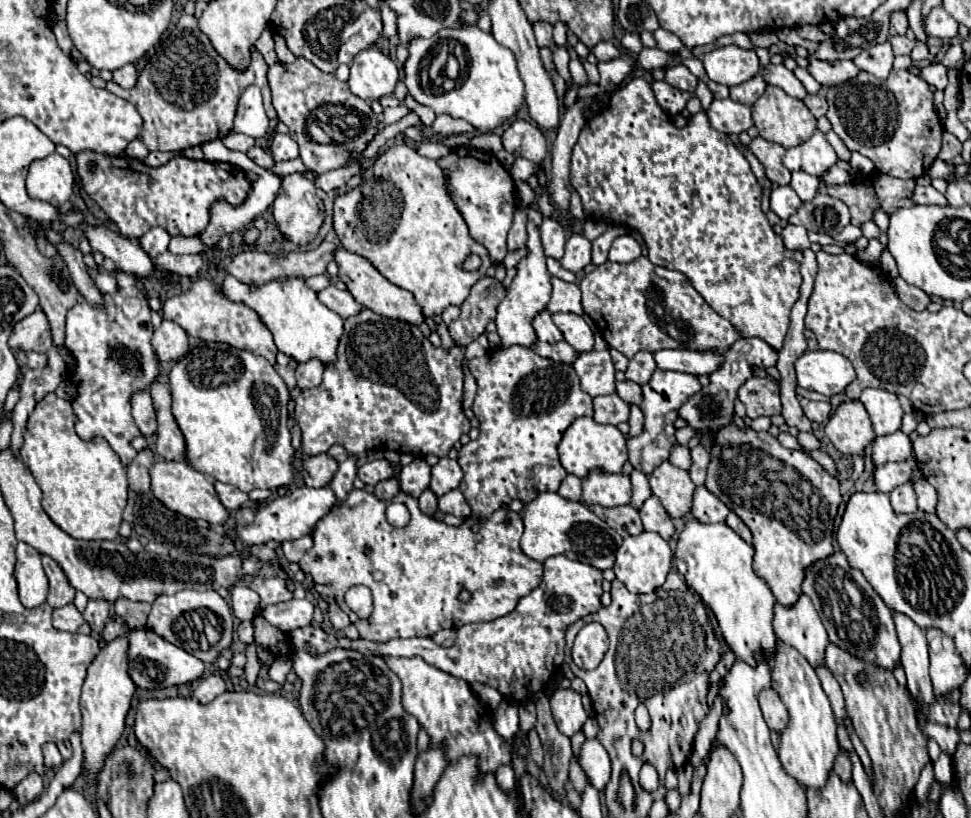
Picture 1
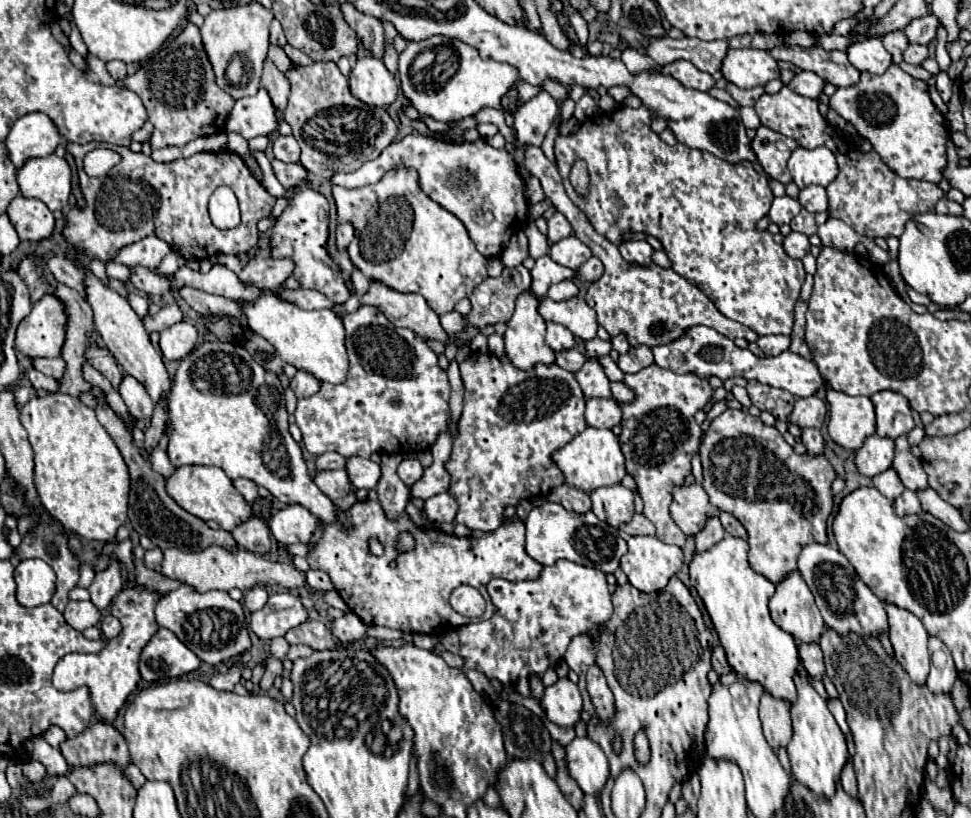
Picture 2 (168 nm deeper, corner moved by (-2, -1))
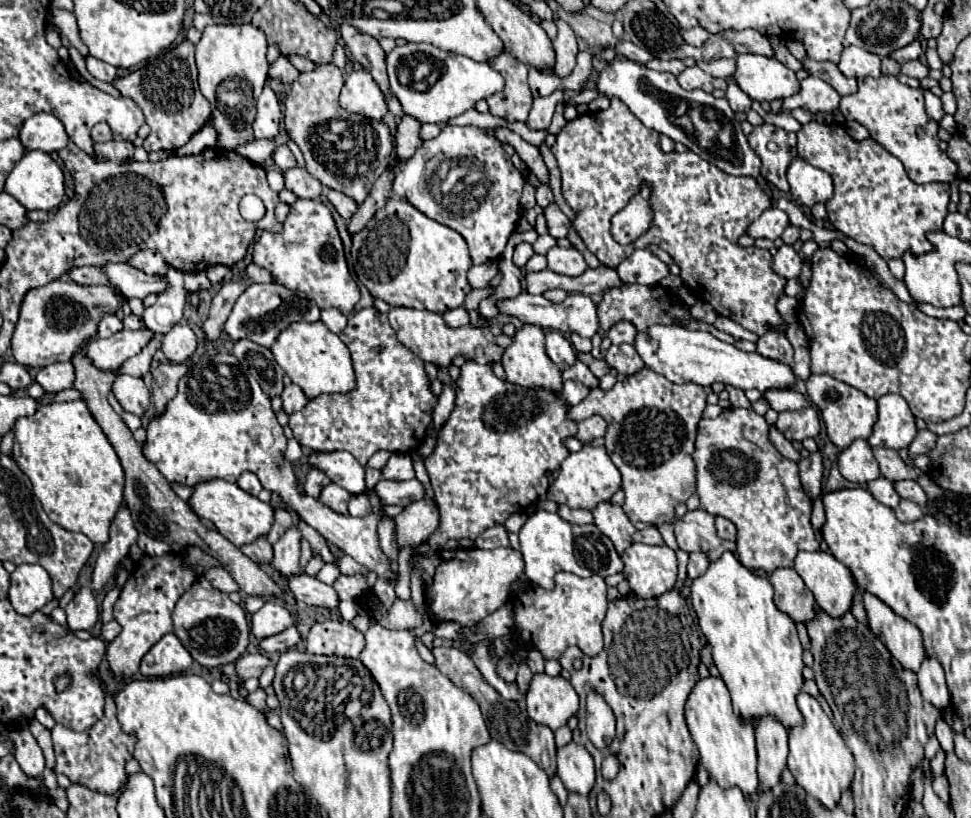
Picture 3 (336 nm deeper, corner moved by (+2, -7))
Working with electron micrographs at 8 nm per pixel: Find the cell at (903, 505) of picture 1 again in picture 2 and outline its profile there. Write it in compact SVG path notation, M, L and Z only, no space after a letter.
M905 489L903 495L895 499L895 511L897 511L899 517L917 515L921 511L921 503L919 503L919 499L915 497L915 493L911 489Z

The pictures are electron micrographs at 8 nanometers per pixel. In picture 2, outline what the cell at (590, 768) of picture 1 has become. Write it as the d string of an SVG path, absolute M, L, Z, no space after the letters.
M575 737L565 745L565 763L569 775L583 789L583 793L597 797L609 777L605 753L589 737Z

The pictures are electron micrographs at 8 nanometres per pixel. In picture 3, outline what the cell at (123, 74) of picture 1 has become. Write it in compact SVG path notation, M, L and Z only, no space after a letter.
M89 55L85 61L87 61L87 71L89 71L89 73L91 73L95 79L111 83L111 81L117 77L117 69L115 69L113 65L103 63L103 61L99 61L99 59L91 57L91 55Z

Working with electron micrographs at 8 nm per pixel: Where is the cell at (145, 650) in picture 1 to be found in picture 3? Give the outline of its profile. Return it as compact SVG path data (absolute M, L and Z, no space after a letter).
M169 633L161 637L141 659L141 675L149 679L169 677L187 671L191 663L193 659L189 651L181 645L181 641L173 633Z

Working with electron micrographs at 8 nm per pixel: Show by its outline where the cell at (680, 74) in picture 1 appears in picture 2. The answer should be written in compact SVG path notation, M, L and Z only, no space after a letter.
M673 61L663 67L663 73L671 73L671 77L675 77L677 81L681 81L683 85L687 85L691 89L709 91L711 87L715 87L715 79L709 73L699 71L689 61Z

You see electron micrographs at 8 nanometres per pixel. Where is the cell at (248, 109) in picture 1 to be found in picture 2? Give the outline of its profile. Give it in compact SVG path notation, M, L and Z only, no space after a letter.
M259 89L259 93L253 97L243 97L235 101L225 121L227 133L237 133L245 139L269 135L275 129L277 129L277 109L273 107L265 89Z

